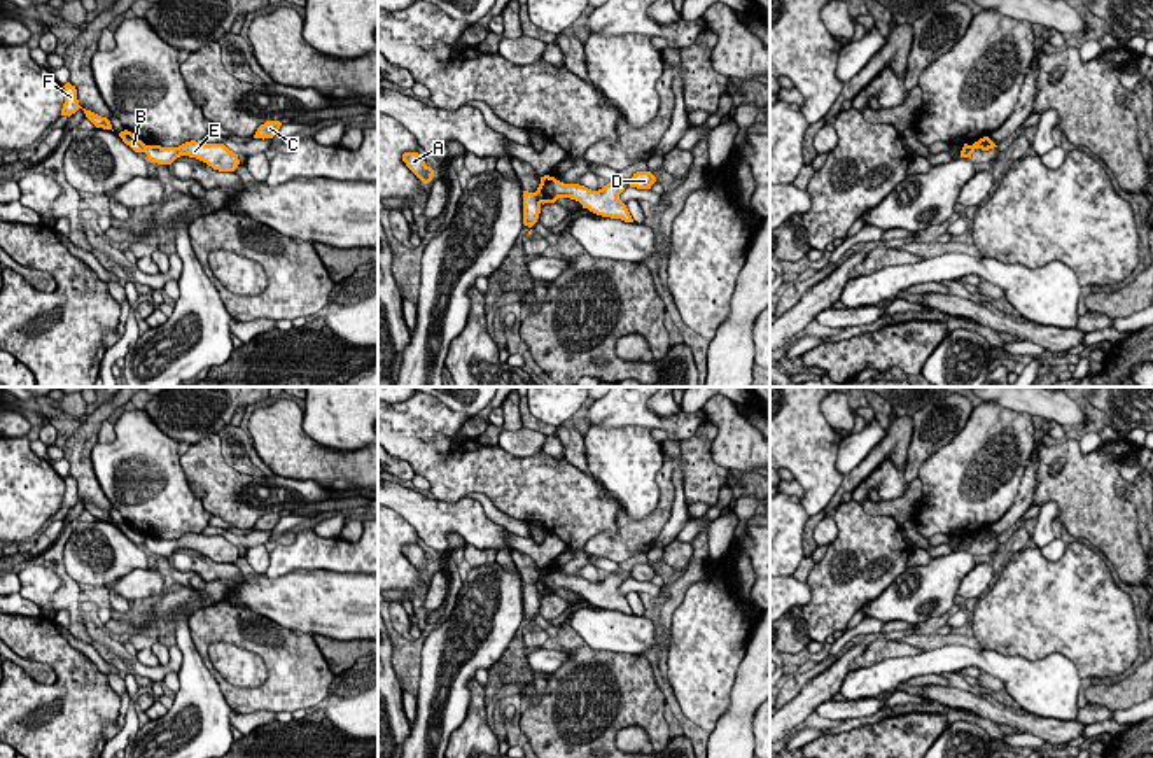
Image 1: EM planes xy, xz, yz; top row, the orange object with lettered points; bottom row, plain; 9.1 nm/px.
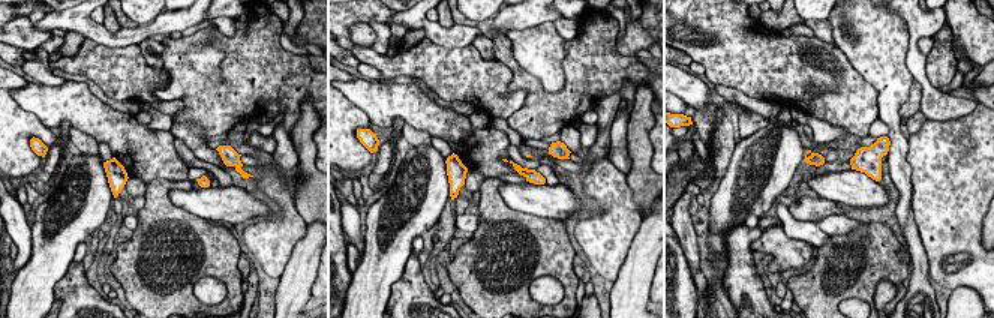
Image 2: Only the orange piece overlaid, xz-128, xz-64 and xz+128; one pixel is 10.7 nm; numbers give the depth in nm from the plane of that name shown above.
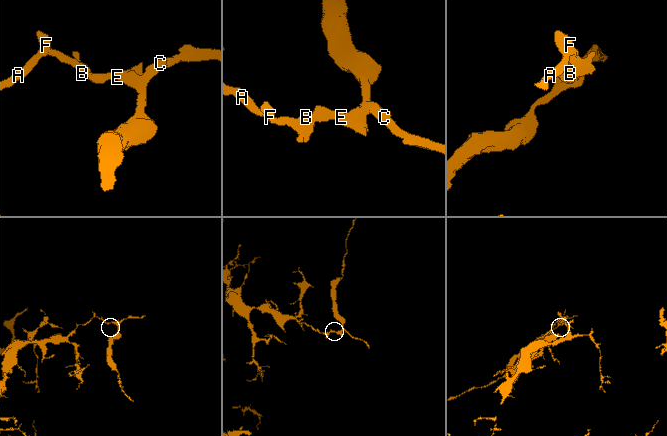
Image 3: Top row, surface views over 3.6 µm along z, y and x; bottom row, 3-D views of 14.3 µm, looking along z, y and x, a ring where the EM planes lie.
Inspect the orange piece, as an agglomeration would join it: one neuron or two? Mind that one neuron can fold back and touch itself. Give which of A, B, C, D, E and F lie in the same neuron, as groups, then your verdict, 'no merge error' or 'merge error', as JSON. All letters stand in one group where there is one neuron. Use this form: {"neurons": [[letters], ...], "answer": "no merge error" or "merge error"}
{"neurons": [["A", "B", "F"], ["C", "D", "E"]], "answer": "merge error"}

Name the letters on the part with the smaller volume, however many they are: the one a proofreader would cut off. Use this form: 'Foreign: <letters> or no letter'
Foreign: C, D, E

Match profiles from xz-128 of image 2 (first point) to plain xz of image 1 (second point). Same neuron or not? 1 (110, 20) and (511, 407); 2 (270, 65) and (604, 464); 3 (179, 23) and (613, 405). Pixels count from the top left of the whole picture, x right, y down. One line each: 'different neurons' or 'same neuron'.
1: same neuron
2: different neurons
3: same neuron

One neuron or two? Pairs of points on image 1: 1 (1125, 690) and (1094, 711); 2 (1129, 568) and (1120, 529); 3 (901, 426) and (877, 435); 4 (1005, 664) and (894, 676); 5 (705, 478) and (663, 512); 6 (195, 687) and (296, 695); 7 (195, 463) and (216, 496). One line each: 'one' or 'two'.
1: two
2: one
3: two
4: one
5: one
6: two
7: one

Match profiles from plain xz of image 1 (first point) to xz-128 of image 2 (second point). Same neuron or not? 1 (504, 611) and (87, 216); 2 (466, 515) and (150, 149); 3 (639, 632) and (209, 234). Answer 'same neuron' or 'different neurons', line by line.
1: same neuron
2: same neuron
3: different neurons

